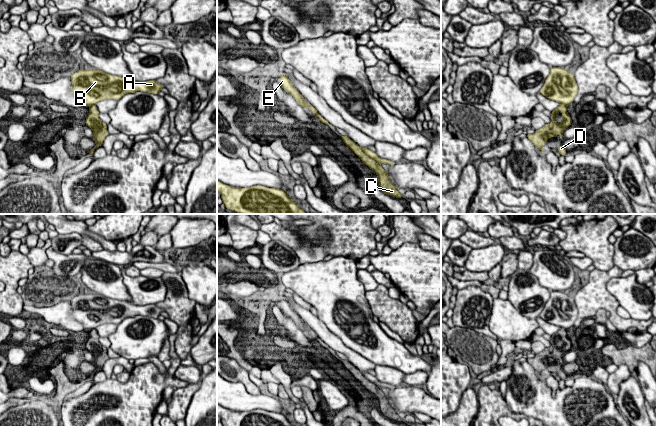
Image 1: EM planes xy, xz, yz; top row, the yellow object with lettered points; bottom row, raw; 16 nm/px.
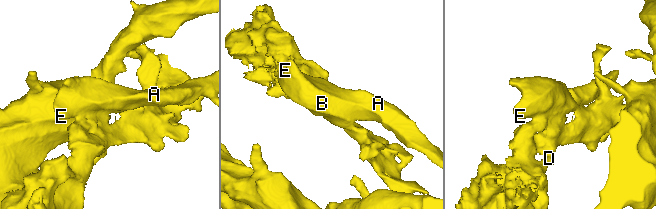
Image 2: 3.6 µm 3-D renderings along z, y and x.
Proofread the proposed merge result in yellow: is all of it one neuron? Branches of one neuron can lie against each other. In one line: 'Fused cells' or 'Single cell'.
Fused cells

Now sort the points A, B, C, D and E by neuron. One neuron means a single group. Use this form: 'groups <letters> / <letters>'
groups A B E / C D

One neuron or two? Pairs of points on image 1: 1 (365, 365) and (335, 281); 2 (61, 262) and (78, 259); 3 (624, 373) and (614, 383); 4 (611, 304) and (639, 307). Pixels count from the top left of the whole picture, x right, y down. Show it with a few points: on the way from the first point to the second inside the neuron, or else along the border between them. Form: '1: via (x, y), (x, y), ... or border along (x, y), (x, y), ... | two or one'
1: border along (343, 342), (375, 365) | two
2: via (65, 262), (74, 262) | one
3: via (622, 375), (616, 381) | one
4: border along (605, 285), (619, 305) | two

